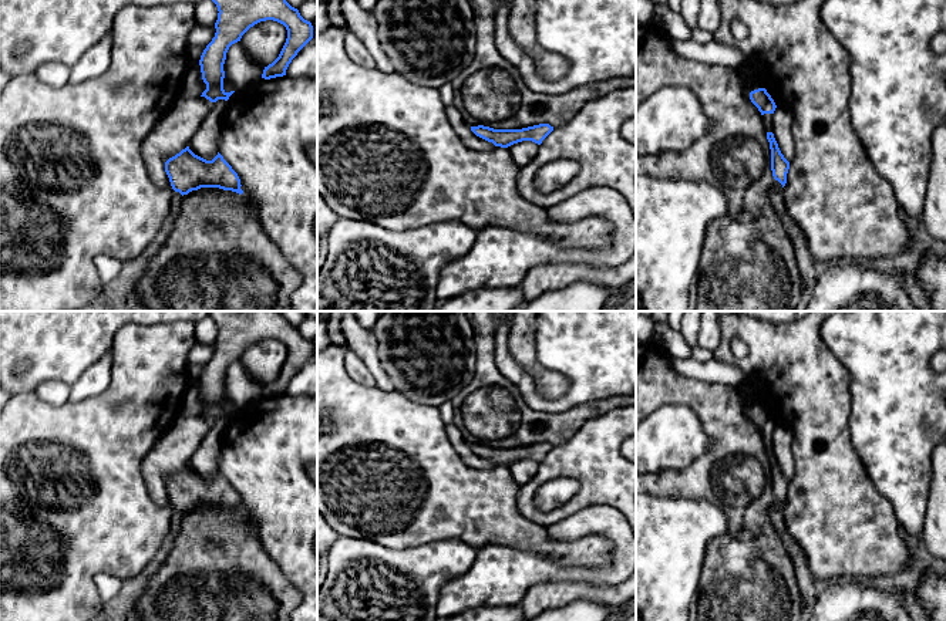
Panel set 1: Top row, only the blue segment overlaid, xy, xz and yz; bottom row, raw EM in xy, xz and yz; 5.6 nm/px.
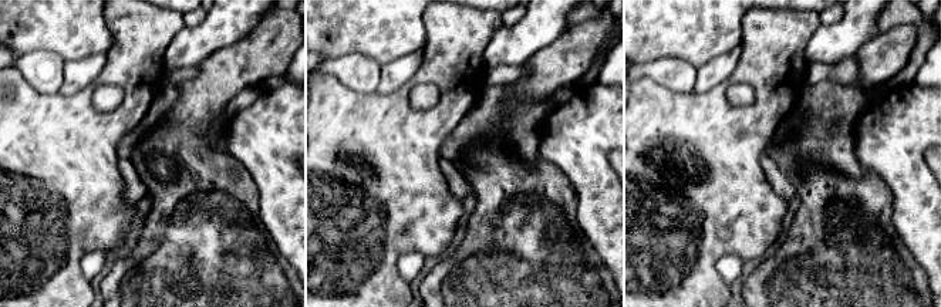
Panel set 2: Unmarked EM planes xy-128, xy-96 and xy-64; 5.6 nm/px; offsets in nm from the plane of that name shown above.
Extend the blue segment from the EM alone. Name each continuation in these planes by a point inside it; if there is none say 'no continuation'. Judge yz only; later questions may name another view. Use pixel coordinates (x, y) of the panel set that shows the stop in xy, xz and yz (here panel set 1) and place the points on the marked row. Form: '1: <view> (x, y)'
1: yz (748, 85)

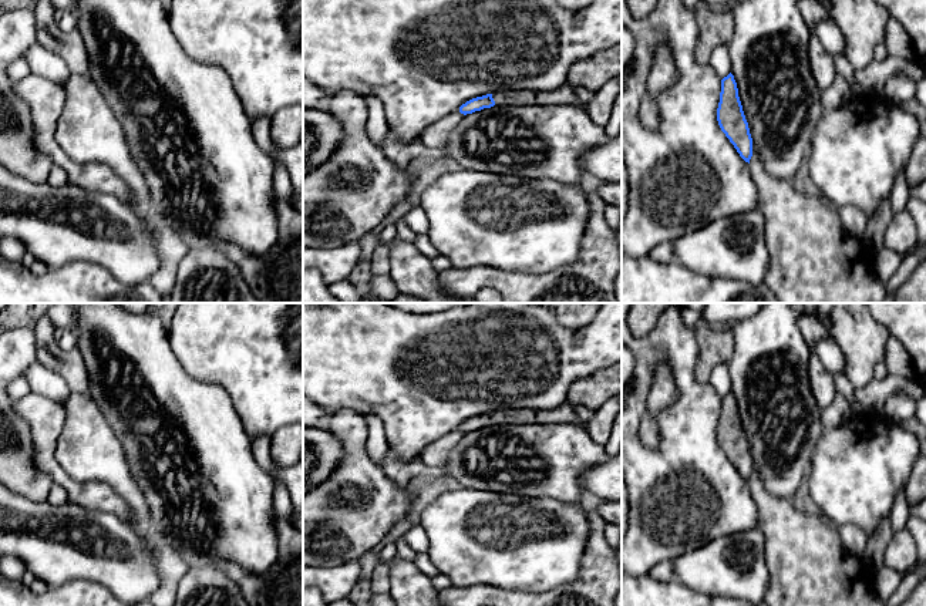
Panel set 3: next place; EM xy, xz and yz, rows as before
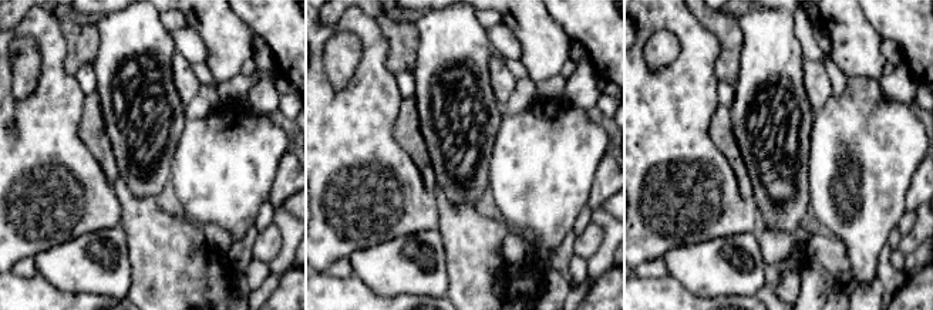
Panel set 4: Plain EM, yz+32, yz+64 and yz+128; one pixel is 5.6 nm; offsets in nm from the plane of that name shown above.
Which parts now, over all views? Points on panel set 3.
1: xz (565, 94)

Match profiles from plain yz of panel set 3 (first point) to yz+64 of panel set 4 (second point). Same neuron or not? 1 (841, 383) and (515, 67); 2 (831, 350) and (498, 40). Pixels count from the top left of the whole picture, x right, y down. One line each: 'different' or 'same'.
1: same
2: same

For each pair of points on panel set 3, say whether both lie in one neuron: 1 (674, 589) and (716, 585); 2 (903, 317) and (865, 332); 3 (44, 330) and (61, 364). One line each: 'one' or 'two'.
1: two
2: two
3: one

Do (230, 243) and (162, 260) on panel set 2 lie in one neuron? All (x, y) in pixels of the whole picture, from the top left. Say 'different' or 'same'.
same

